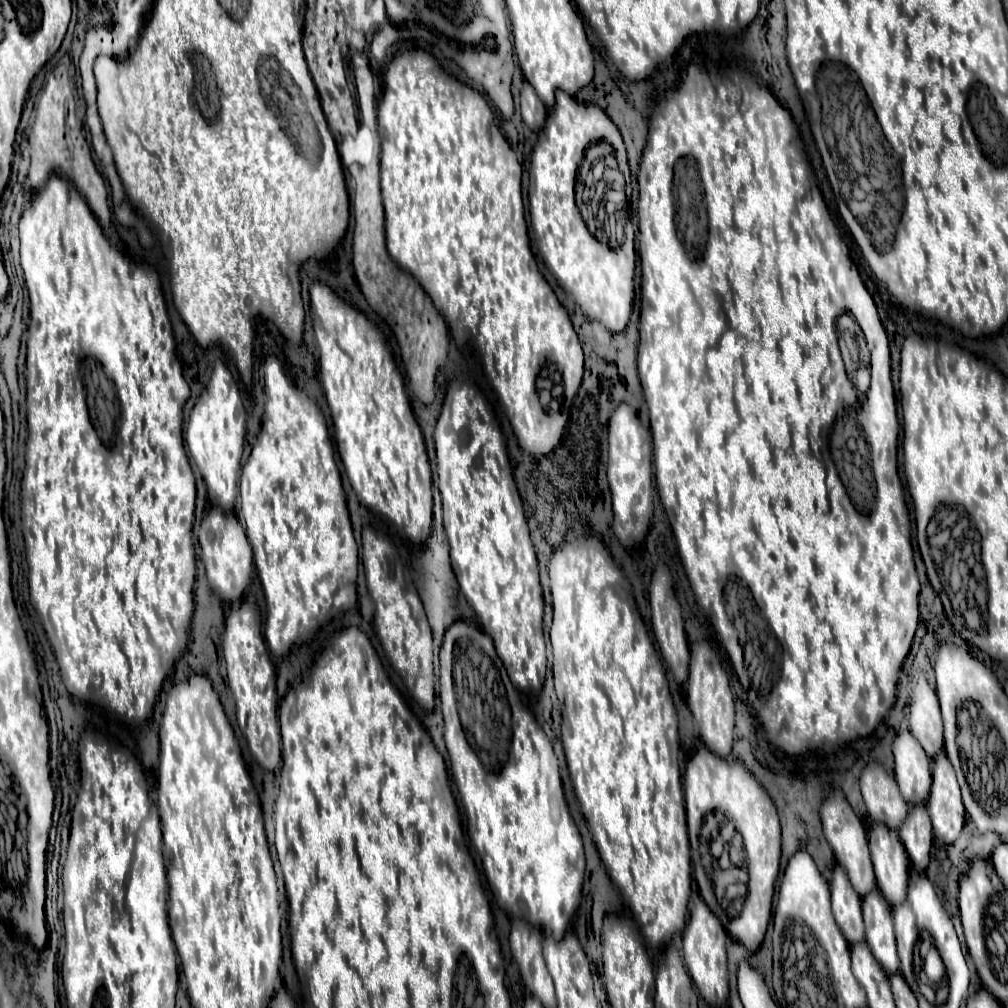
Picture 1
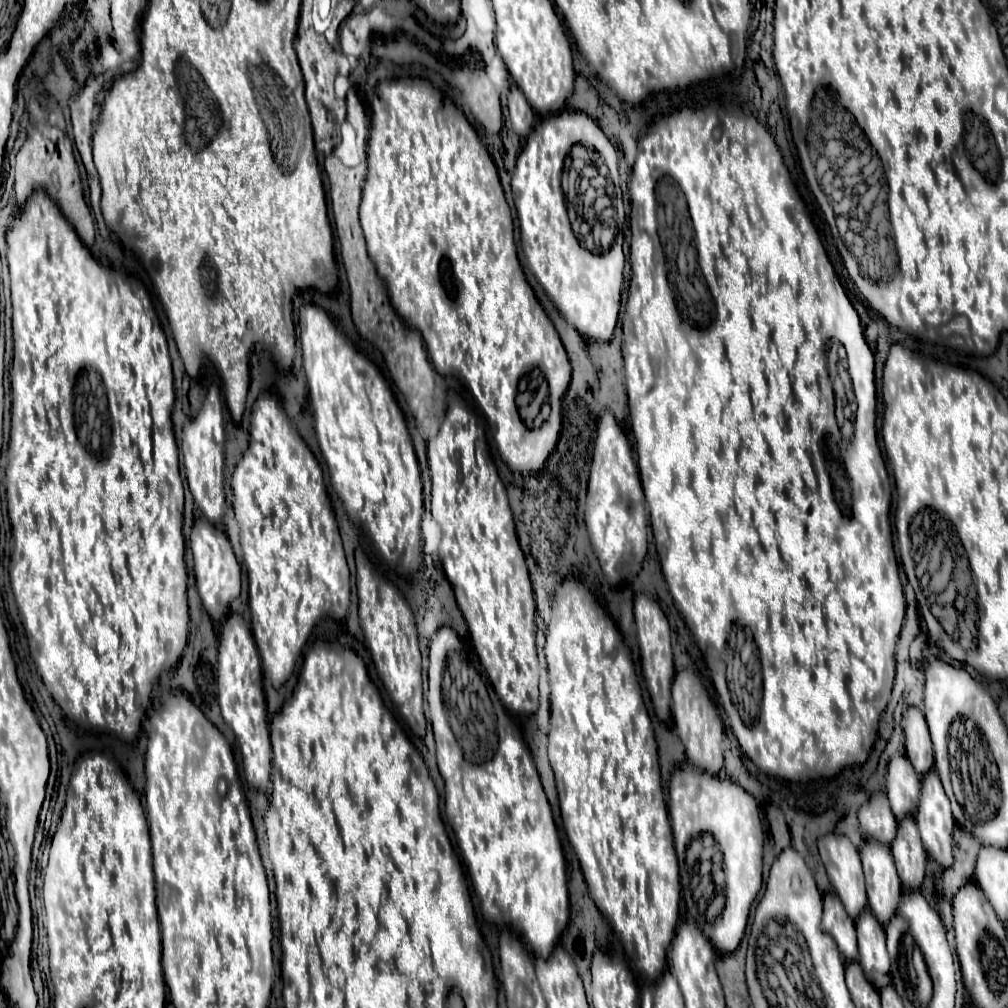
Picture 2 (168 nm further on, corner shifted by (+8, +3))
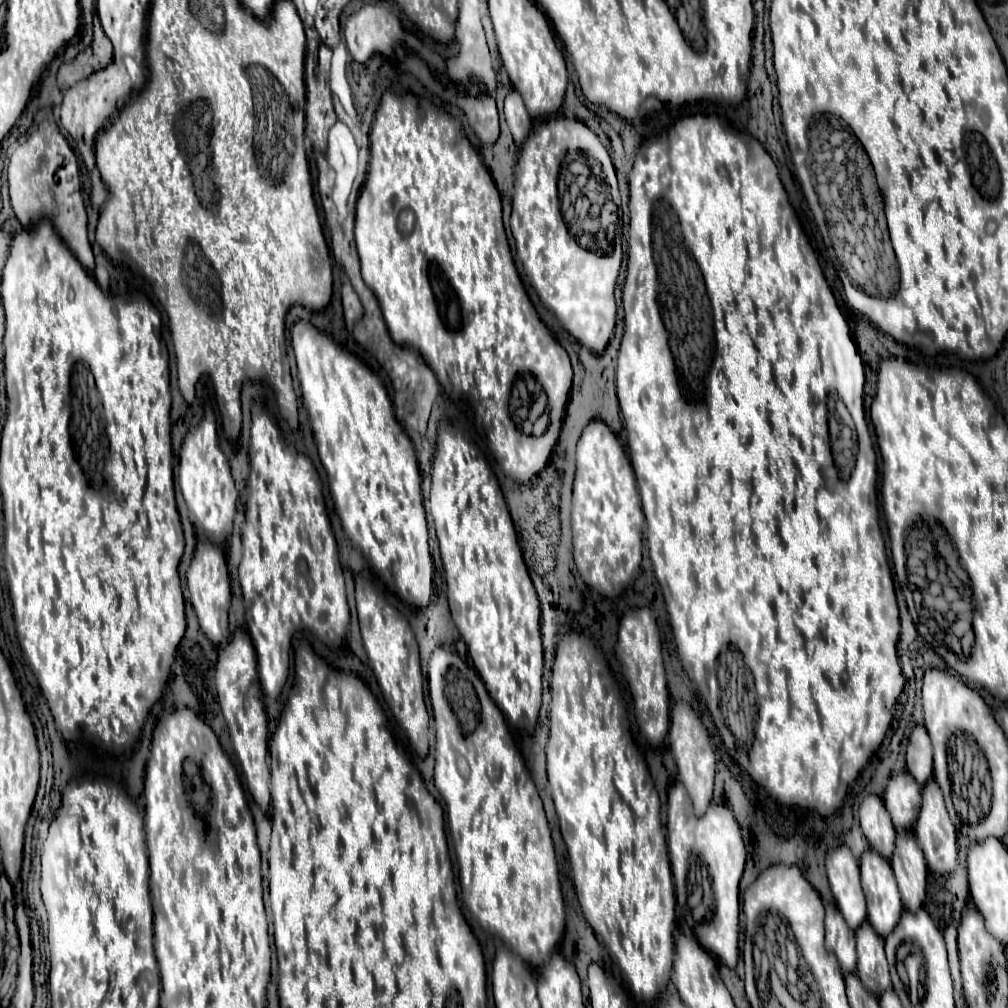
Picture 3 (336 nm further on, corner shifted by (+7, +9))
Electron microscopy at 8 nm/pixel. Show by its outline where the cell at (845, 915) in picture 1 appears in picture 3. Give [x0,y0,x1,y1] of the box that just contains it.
[824,903,856,973]

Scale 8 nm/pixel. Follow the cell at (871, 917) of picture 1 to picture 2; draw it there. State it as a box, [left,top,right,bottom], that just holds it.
[857,909,891,989]

